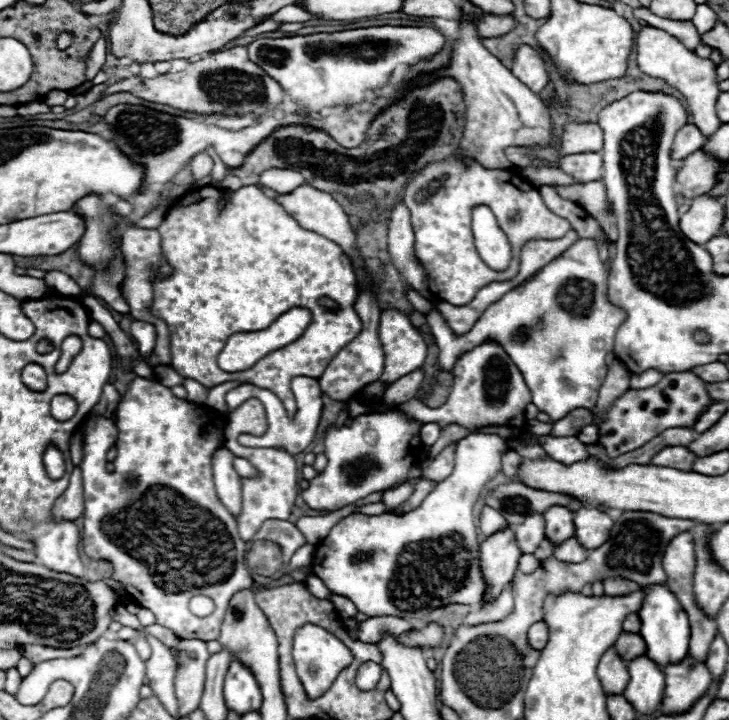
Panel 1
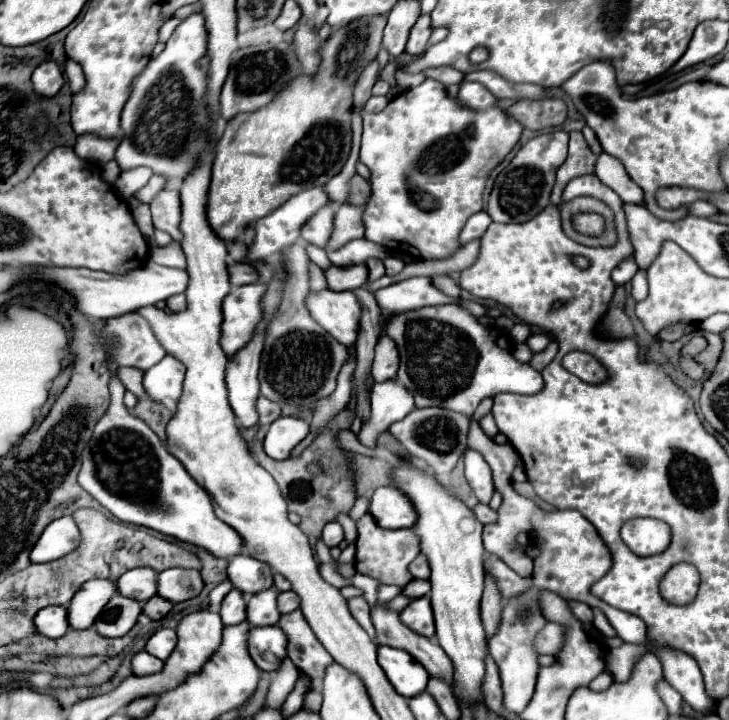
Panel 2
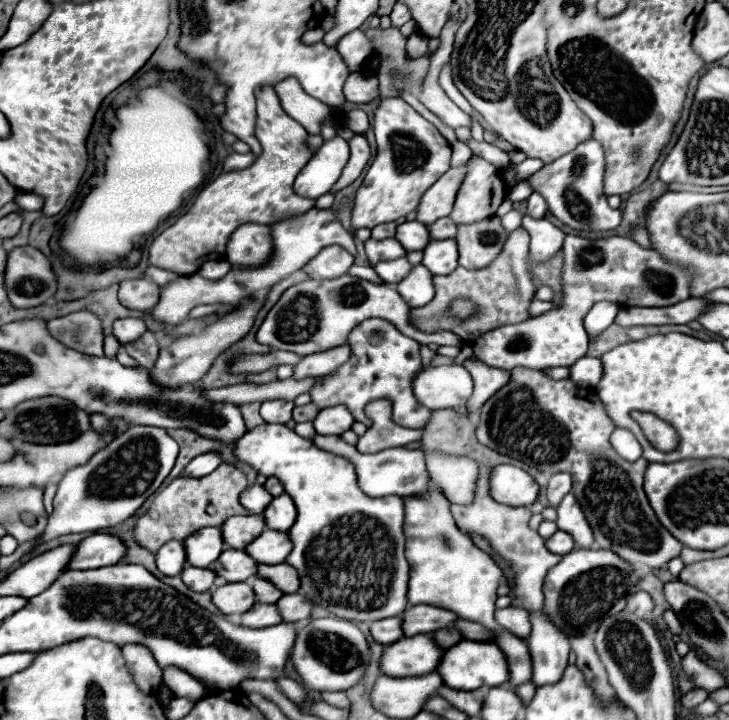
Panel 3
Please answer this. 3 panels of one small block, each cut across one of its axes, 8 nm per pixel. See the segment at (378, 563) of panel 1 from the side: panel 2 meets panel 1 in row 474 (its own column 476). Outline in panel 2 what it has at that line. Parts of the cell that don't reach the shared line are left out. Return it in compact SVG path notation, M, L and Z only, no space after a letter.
M472 448L466 450L464 462L466 462L466 478L468 478L470 486L472 486L472 490L476 492L476 496L478 496L478 500L482 504L488 504L490 498L492 498L492 492L494 492L490 466L482 458L482 454L474 452Z

